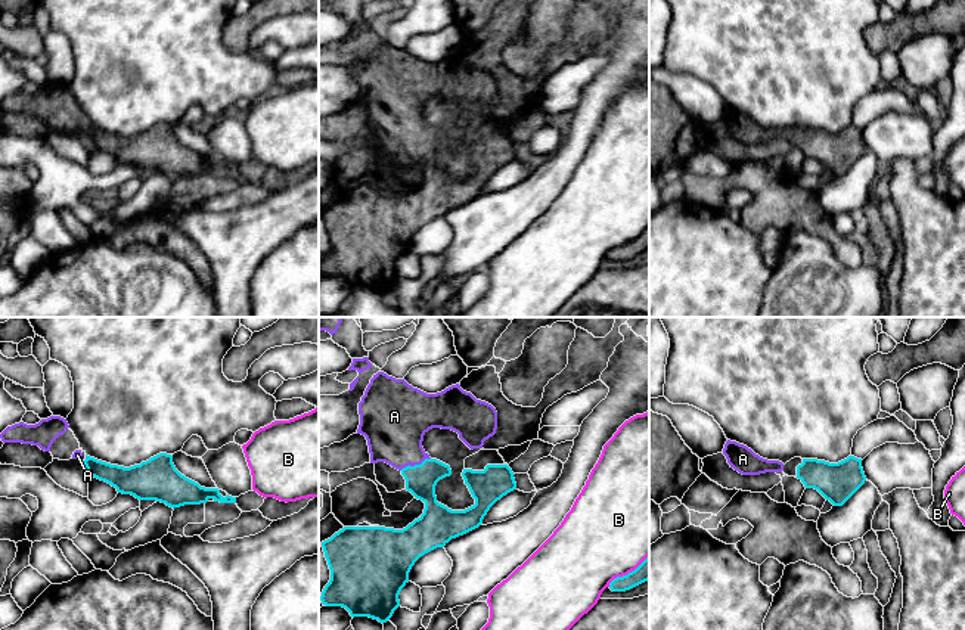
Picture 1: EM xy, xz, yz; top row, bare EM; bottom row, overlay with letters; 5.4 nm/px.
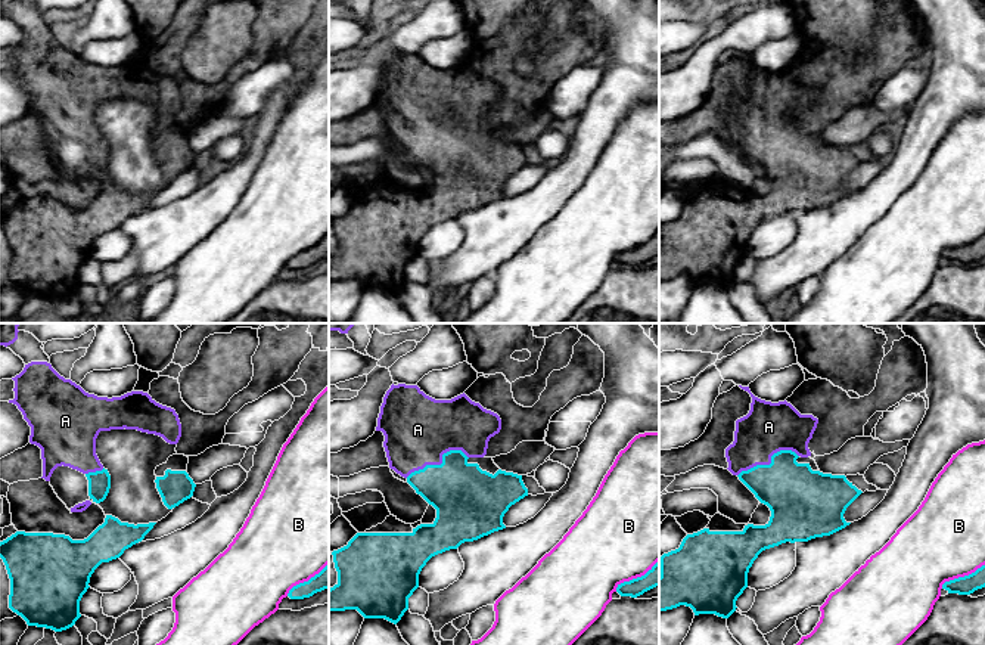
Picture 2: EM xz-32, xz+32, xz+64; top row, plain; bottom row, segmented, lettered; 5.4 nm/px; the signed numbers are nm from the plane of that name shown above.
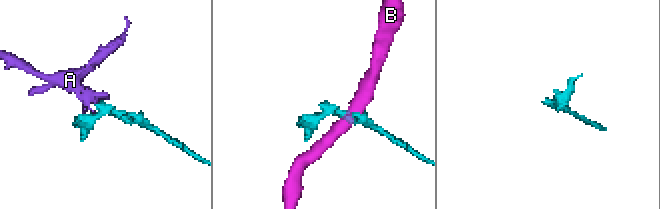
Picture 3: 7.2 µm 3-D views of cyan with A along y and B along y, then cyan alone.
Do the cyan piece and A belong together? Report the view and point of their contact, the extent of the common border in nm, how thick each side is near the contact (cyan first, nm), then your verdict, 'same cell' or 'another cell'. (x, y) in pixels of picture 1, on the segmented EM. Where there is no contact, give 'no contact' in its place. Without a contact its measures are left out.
xz (415, 465) | 180 nm | 170/340 nm | same cell

